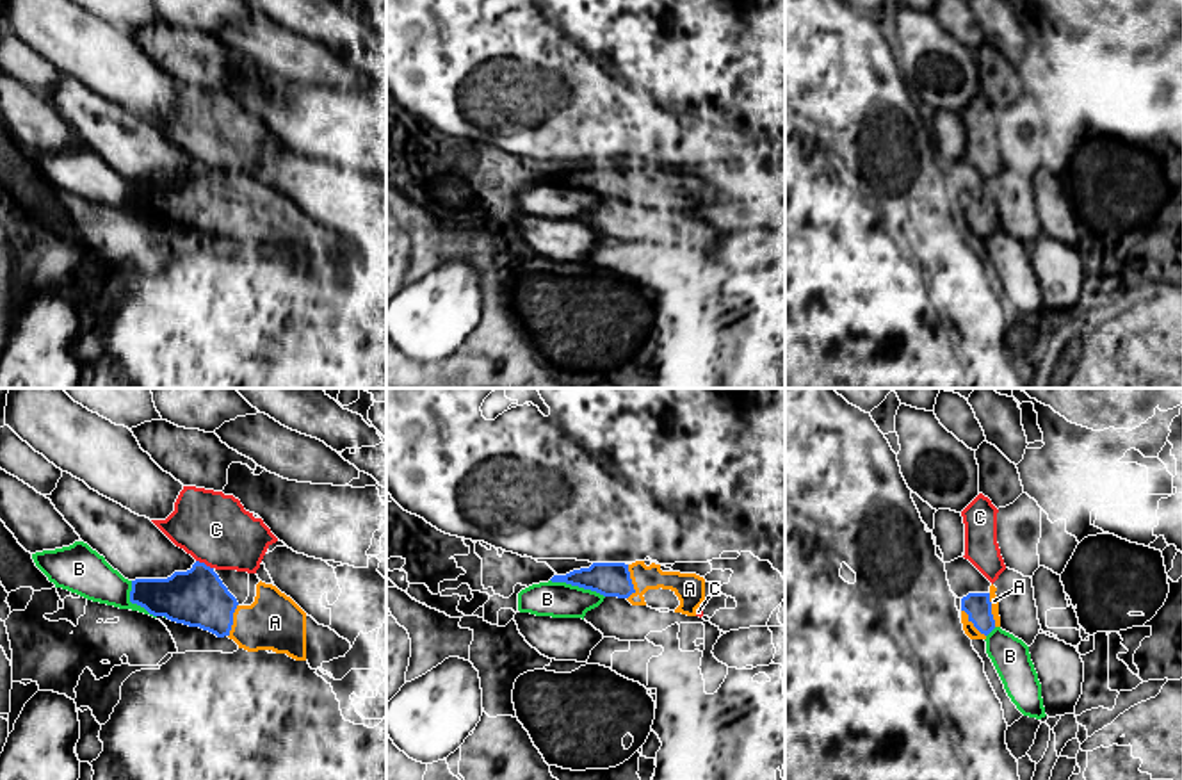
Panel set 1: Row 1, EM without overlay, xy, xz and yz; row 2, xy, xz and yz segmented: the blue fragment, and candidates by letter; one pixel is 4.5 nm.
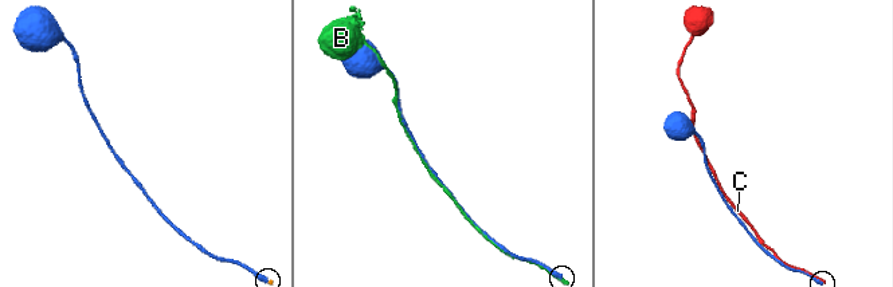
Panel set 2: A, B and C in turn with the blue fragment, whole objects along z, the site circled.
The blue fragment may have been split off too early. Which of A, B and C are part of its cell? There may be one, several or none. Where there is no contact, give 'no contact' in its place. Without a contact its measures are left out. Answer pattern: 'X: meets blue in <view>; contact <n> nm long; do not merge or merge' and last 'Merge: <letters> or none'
A: meets blue in xz; contact 160 nm long; merge
B: meets blue in xz; contact 260 nm long; do not merge
C: meets blue in xy; contact 90 nm long; do not merge
Merge: A

